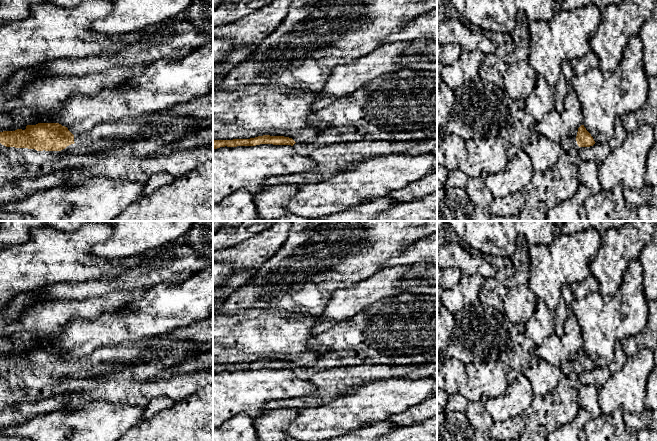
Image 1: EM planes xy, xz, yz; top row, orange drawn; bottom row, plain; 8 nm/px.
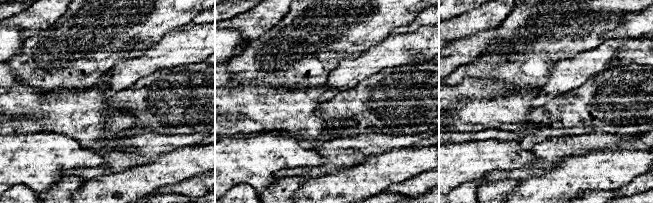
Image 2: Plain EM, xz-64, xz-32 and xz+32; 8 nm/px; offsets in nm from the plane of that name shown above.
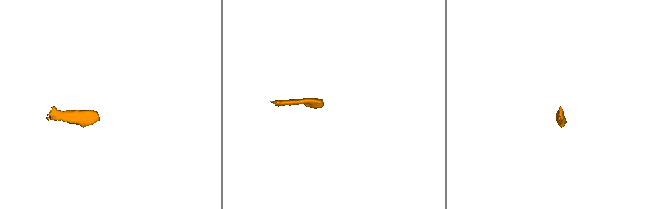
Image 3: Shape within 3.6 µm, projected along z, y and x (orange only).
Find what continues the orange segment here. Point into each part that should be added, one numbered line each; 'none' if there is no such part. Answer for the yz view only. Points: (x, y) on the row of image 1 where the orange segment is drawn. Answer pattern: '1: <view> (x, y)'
1: yz (548, 188)

